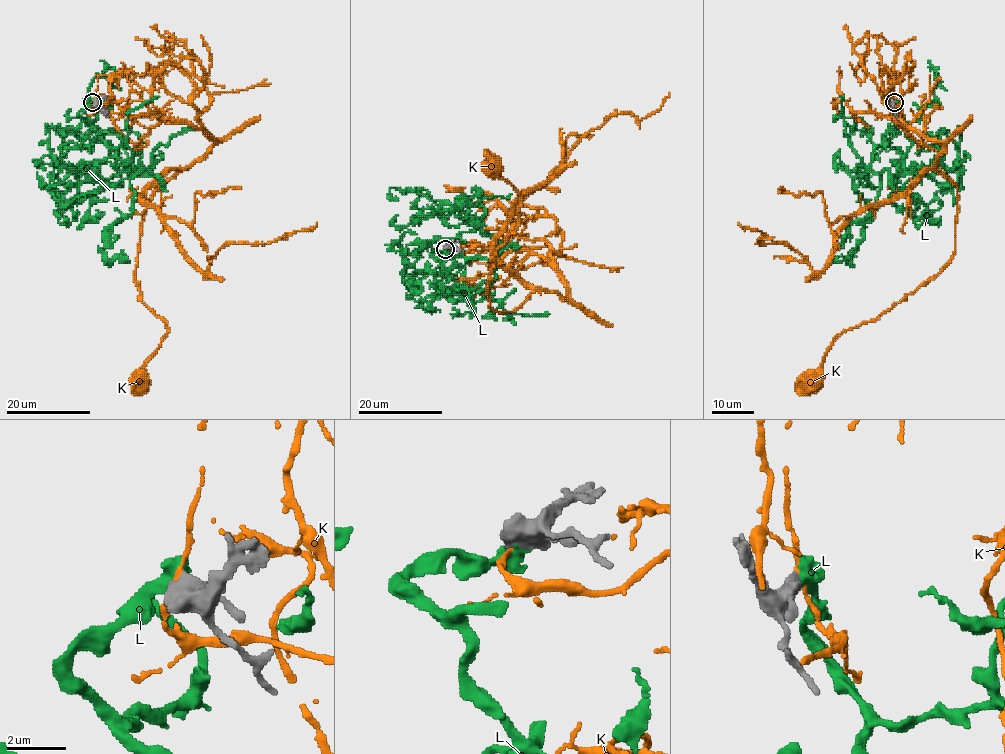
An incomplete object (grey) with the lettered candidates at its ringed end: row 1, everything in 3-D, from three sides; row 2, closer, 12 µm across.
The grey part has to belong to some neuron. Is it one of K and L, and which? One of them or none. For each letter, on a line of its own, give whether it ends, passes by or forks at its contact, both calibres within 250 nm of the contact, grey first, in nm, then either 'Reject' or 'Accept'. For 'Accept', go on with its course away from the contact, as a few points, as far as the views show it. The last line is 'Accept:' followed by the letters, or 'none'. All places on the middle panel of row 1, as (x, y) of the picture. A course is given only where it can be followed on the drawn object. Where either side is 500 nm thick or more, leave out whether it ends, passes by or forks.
K: Thickness 650 nm (grey) against 130 nm. Reject
L: Thickness 550 nm (grey) against 650 nm. Reject
Accept: none

